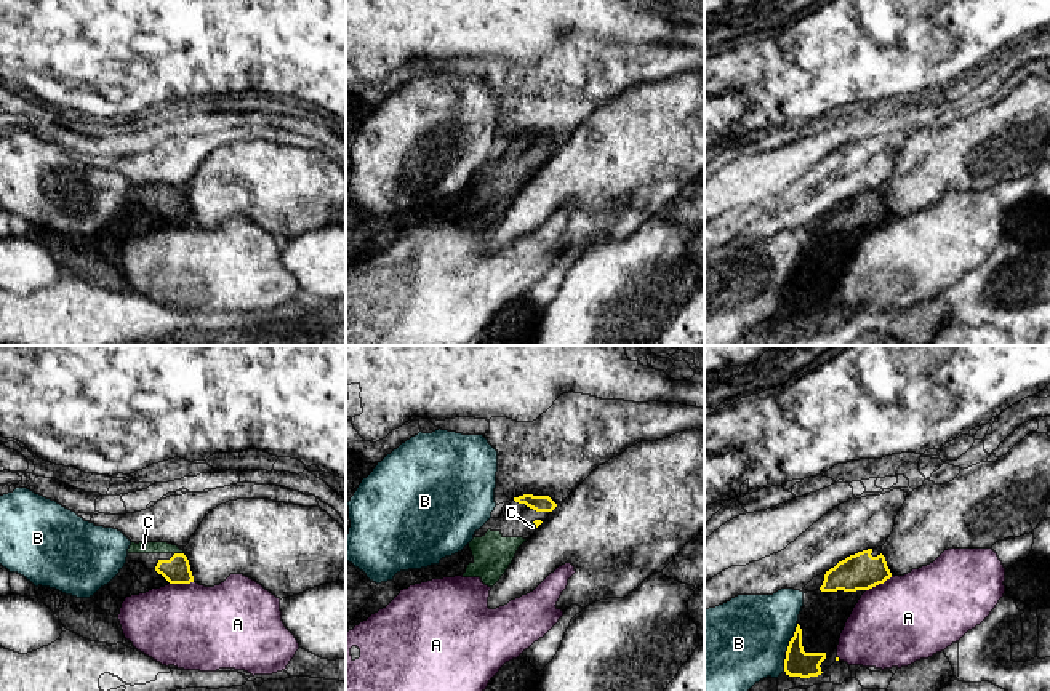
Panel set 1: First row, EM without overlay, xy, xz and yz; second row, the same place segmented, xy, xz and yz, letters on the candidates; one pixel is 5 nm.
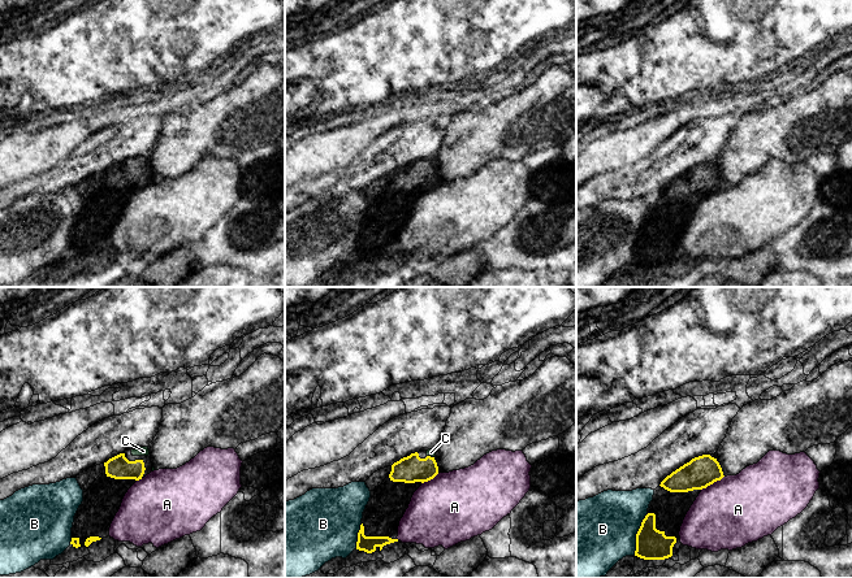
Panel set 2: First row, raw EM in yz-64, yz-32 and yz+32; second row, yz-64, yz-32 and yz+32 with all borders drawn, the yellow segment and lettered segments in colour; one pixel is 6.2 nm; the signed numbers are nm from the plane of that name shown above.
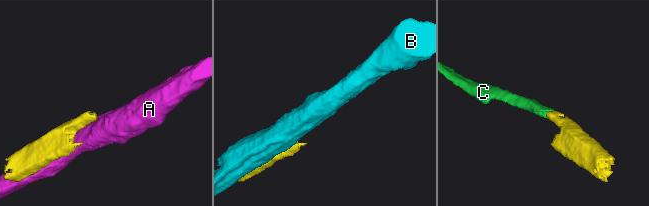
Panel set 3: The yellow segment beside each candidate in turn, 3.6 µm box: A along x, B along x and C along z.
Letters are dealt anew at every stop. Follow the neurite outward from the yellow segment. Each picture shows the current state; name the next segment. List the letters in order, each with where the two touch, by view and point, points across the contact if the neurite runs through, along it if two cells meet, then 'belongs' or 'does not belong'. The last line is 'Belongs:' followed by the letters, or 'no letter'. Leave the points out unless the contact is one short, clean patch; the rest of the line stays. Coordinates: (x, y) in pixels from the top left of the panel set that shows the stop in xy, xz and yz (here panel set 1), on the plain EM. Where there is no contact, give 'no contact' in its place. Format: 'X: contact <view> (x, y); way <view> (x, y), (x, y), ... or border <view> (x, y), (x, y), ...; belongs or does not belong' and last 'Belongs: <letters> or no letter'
A: contact yz (879, 224); does not belong
B: contact yz (788, 290); does not belong
C: contact xy (176, 195); way xy (176, 211), (176, 195), (167, 189), (143, 189); belongs
Belongs: C

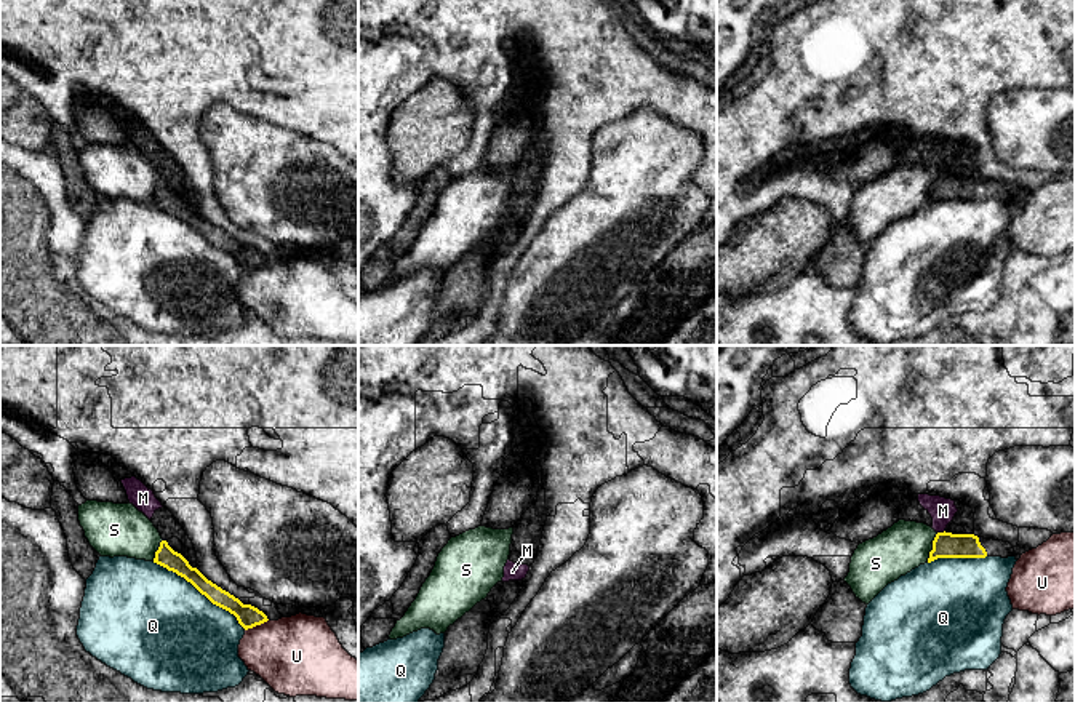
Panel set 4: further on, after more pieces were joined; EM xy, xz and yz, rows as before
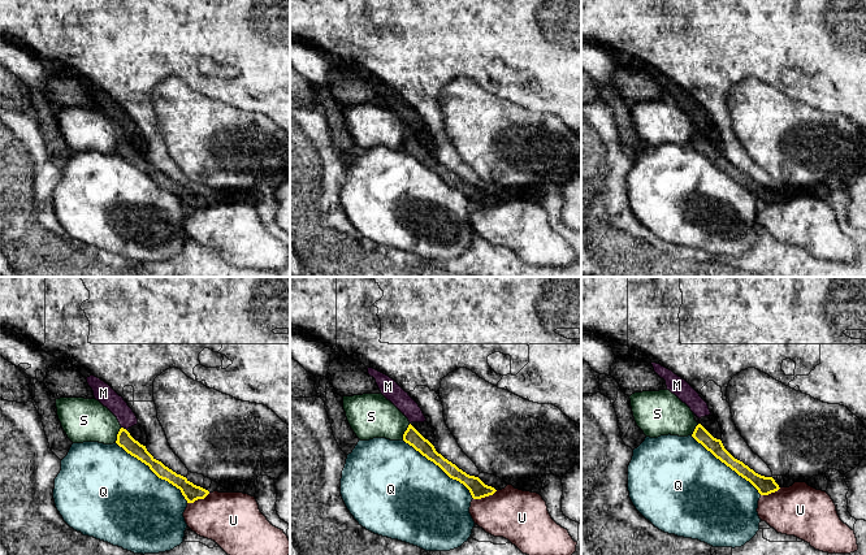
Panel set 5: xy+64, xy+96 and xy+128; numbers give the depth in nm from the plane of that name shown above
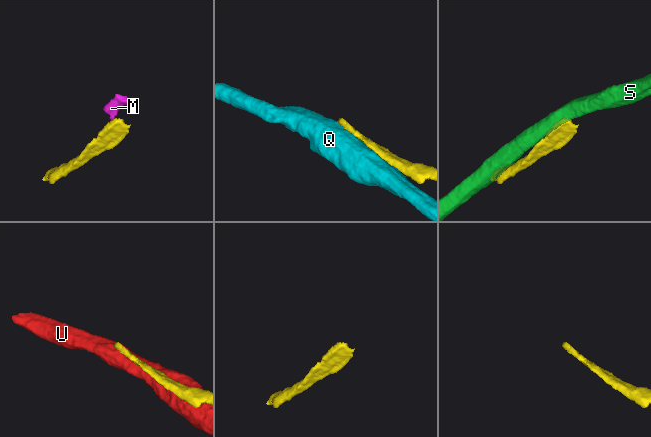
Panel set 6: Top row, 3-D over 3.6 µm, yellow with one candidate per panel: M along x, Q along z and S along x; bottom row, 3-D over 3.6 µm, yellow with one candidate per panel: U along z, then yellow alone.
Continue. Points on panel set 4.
M: contact yz (941, 175); border yz (944, 171), (938, 175); does not belong
Q: contact xy (200, 234); does not belong
S: contact yz (933, 189); border yz (938, 175), (927, 203); does not belong
U: contact xy (256, 266); does not belong
Belongs: no letter

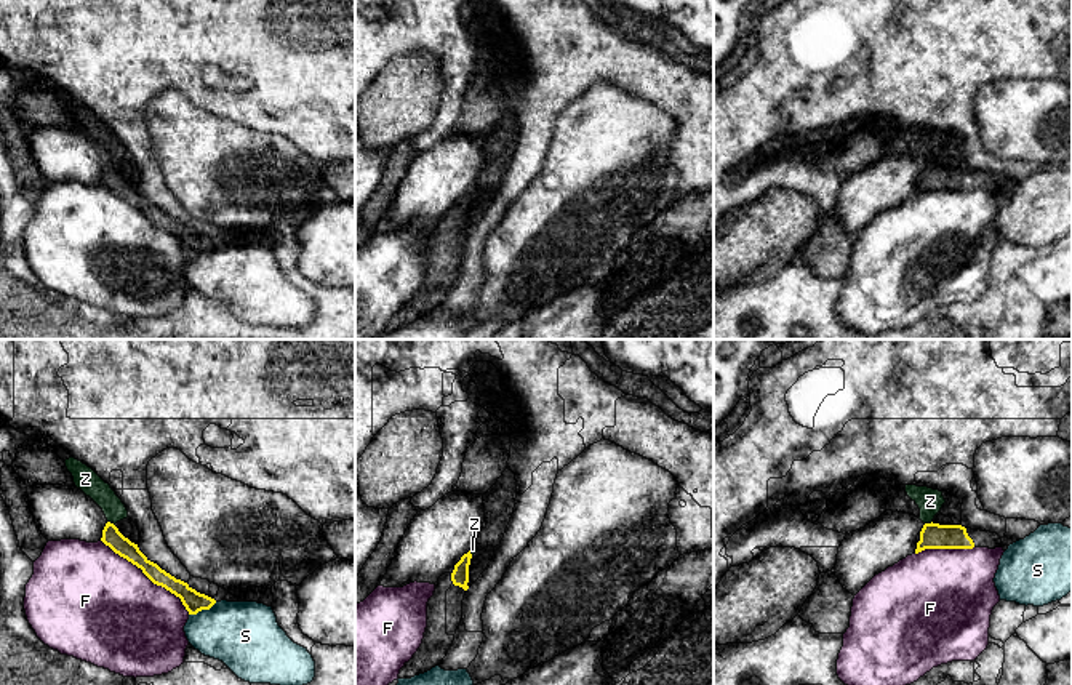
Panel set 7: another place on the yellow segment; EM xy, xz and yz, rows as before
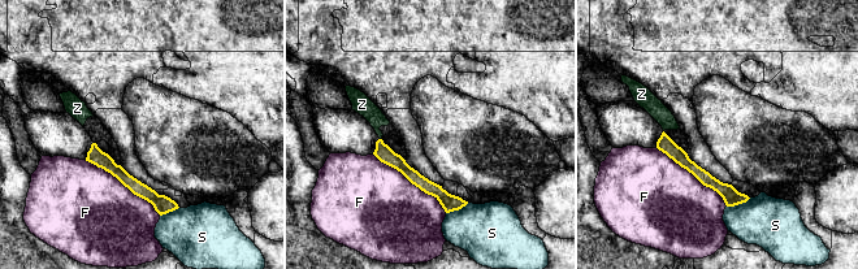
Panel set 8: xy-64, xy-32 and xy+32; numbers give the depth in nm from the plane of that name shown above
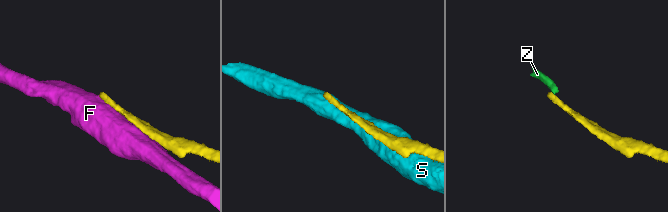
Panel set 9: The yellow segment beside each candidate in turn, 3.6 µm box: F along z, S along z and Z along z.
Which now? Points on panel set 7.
F: contact xy (148, 218); does not belong
S: contact xy (202, 250); does not belong
Z: contact xy (109, 164); border xy (108, 162), (114, 167); does not belong
Belongs: no letter

